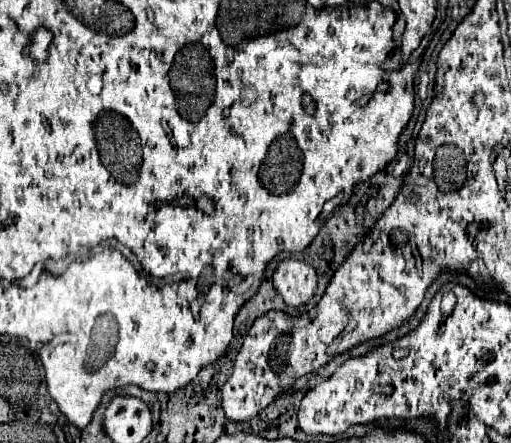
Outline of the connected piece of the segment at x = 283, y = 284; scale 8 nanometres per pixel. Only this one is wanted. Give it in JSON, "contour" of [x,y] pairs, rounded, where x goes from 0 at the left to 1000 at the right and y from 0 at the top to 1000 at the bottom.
{"contour":[[[554,587],[534,614],[534,650],[562,691],[589,691],[620,650],[616,605],[597,591]]]}

